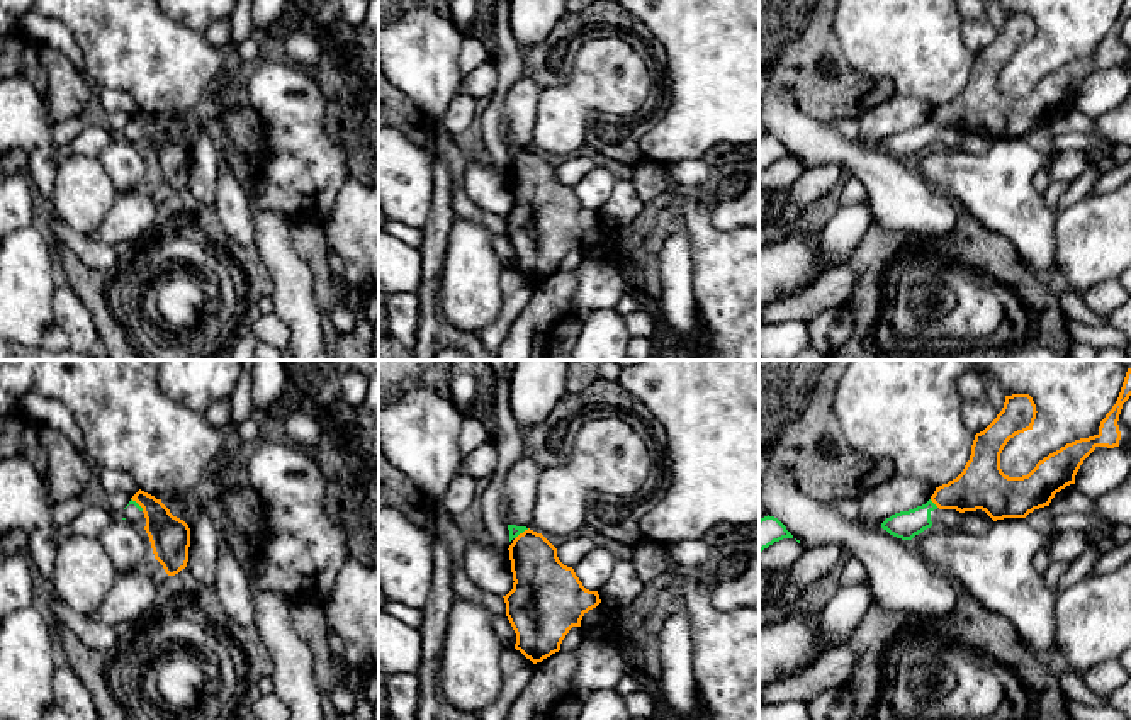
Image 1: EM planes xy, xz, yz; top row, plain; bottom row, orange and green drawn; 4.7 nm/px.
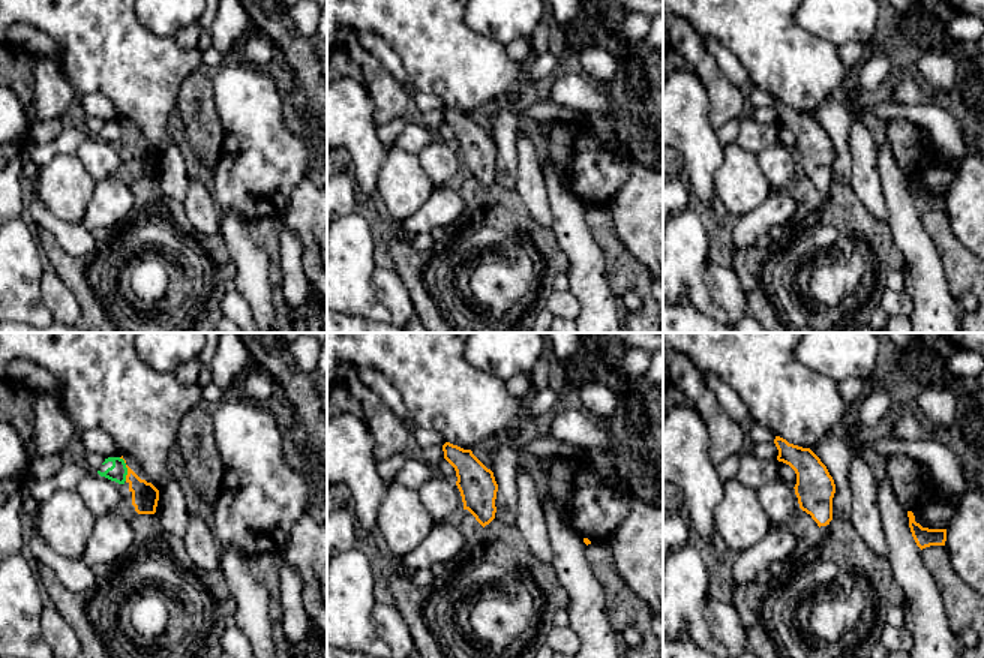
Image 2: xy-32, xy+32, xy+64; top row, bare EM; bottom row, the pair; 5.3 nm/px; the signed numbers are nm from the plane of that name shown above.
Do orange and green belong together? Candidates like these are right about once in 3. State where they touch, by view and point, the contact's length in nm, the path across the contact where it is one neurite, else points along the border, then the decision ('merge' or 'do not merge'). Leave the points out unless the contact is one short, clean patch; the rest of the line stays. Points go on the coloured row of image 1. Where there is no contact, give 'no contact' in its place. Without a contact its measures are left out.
meets orange in xz at (523, 532); contact 90 nm long; border along xz (528, 528), (515, 539); do not merge

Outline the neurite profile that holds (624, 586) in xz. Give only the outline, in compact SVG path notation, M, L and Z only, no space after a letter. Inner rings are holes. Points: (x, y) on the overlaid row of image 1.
M616 560L610 579L598 591L601 603L608 610L618 610L637 599L644 589L632 560Z

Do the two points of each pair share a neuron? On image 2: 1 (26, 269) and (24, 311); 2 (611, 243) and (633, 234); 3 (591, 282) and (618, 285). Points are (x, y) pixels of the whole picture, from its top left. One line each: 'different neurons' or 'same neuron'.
1: same neuron
2: different neurons
3: different neurons

